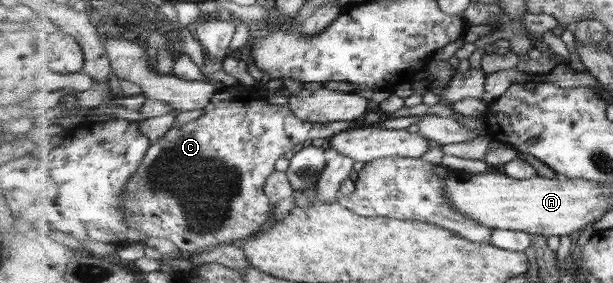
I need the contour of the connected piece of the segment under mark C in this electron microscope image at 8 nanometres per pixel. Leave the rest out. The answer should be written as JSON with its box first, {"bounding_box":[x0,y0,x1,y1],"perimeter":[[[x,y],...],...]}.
{"bounding_box":[121,83,362,255],"perimeter":[[[240,83],[237,86],[230,88],[220,87],[214,94],[213,101],[210,101],[205,107],[202,116],[185,125],[174,125],[164,137],[158,139],[151,145],[141,167],[136,171],[136,174],[128,180],[128,184],[123,190],[121,207],[130,211],[128,225],[130,225],[131,229],[137,230],[140,234],[145,234],[146,236],[168,239],[174,243],[178,249],[187,251],[190,255],[197,255],[216,245],[238,244],[242,240],[250,239],[252,236],[258,236],[261,232],[260,227],[270,219],[270,211],[275,211],[274,204],[270,203],[270,197],[268,197],[265,192],[265,187],[267,185],[266,181],[275,174],[277,171],[275,166],[284,158],[284,155],[286,155],[288,151],[296,151],[298,148],[311,143],[314,139],[327,140],[328,137],[334,138],[340,133],[345,133],[346,131],[351,131],[352,129],[360,127],[362,127],[360,121],[357,120],[350,122],[329,122],[324,124],[311,123],[299,119],[299,116],[292,112],[288,105],[274,105],[265,101],[265,98],[262,97],[255,87],[245,86]]]}

